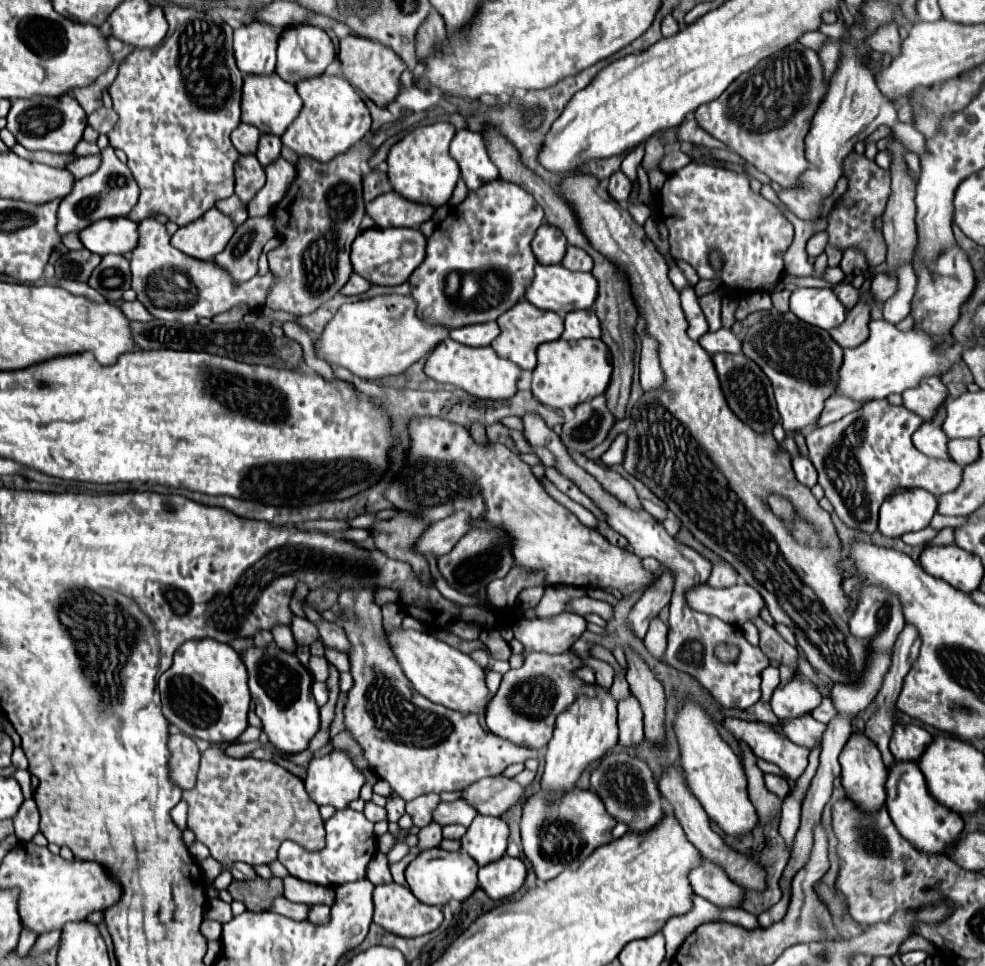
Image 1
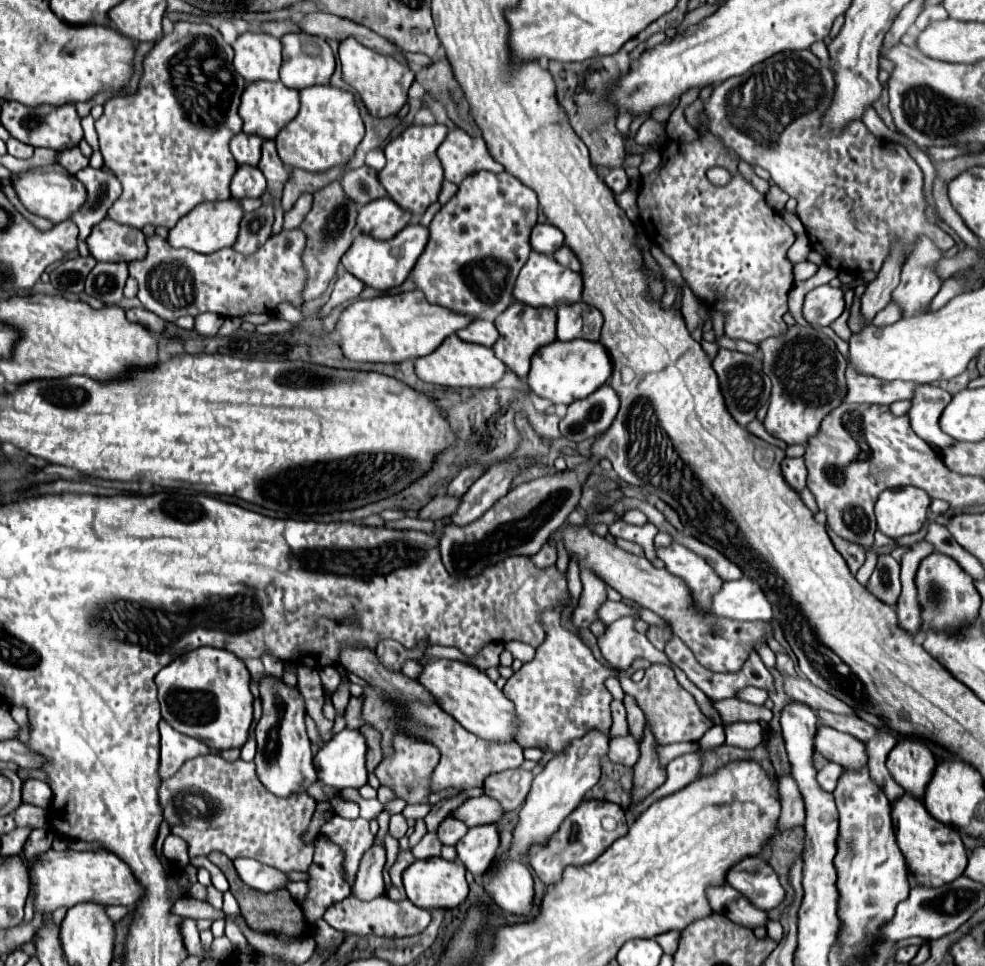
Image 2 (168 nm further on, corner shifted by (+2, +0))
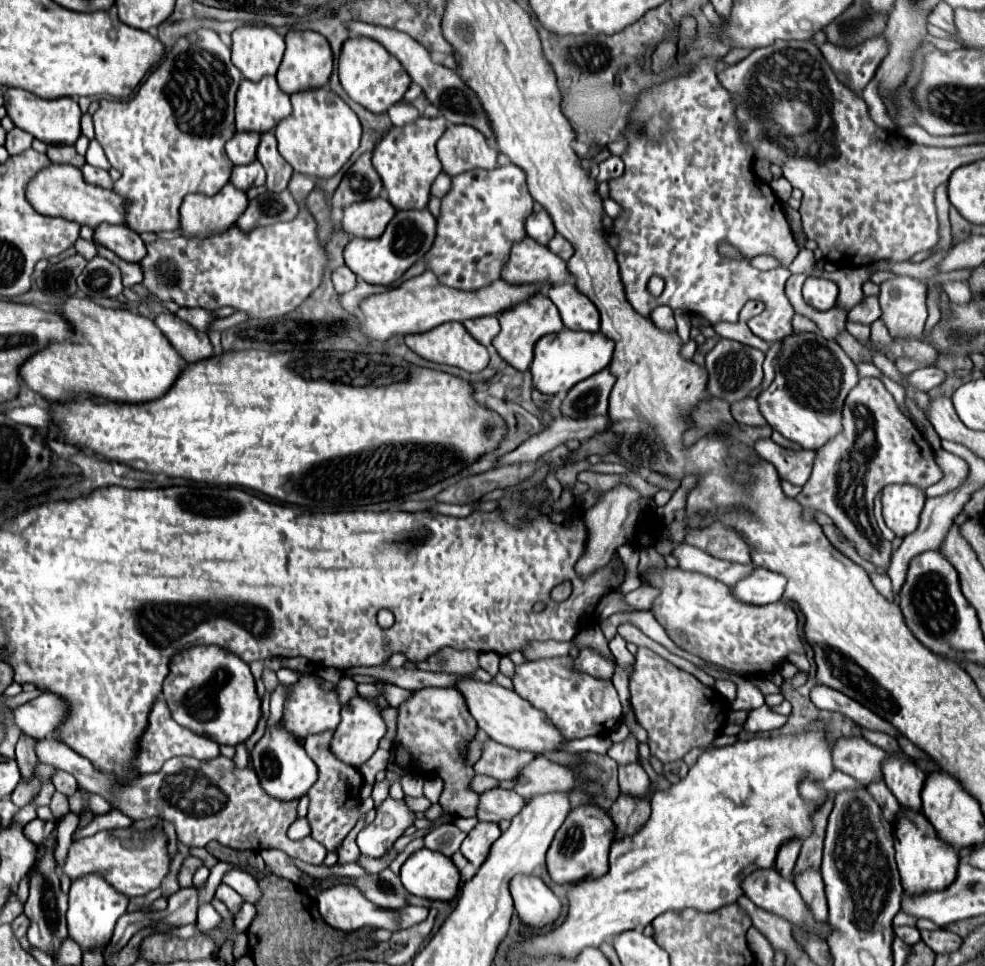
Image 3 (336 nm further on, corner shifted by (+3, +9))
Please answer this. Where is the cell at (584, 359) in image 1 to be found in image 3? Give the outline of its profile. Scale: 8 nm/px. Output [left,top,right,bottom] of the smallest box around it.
[533,328,613,394]

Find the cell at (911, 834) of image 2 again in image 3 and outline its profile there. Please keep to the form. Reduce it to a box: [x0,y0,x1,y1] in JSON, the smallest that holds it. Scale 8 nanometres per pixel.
[895,812,959,896]

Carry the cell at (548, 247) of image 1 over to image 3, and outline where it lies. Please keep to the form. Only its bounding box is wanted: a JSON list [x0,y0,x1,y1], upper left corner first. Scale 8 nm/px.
[525,210,555,244]

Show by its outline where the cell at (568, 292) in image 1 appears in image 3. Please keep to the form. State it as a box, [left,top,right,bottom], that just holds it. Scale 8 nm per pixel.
[501,236,567,286]

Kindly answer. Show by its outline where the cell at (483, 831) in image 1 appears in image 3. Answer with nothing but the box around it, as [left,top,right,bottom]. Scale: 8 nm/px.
[461,822,501,868]

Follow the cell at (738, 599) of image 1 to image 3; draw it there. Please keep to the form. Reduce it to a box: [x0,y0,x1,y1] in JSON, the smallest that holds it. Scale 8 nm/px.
[733,568,785,604]

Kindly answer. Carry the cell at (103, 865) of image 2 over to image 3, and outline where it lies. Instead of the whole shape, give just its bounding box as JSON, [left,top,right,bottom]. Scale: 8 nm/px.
[63,828,171,896]

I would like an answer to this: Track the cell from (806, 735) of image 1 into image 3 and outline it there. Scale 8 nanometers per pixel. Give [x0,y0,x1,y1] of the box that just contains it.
[833,738,887,786]

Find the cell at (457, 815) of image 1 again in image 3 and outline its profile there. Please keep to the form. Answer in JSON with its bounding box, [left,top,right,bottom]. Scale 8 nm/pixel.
[477,788,525,822]

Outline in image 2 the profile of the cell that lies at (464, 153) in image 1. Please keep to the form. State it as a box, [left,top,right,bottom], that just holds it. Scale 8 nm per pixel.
[438,129,504,185]

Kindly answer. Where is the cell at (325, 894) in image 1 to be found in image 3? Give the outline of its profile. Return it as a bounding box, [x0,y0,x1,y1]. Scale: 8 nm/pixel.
[317,886,429,932]

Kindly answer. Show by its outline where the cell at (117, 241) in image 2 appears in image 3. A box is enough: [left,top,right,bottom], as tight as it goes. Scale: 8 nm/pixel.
[93,224,147,262]

